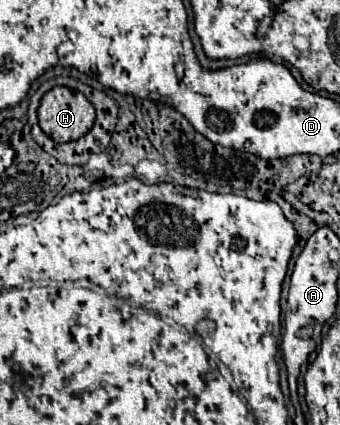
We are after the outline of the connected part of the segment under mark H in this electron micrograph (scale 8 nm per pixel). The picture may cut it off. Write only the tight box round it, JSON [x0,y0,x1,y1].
[38,86,94,144]

